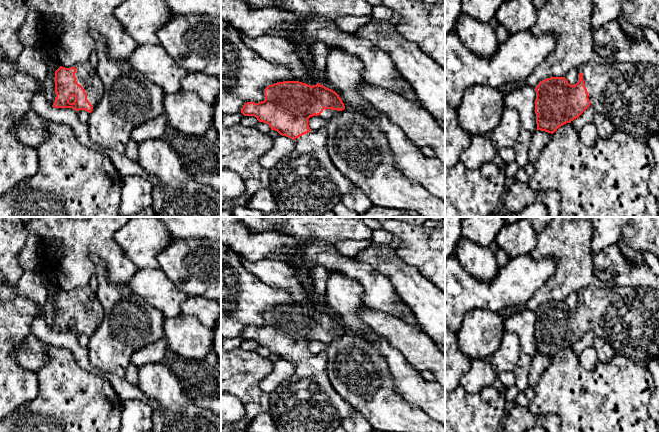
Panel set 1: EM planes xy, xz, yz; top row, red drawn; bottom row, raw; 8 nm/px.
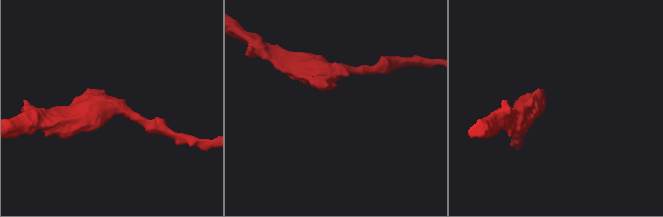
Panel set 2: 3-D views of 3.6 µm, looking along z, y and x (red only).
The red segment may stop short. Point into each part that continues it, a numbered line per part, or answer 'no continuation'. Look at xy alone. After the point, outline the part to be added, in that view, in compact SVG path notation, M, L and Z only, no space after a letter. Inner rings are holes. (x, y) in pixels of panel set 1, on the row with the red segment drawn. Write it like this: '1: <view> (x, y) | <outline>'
1: xy (86, 75) | M89 61L78 64L75 68L76 81L83 87L87 93L87 100L94 107L100 100L104 90L96 68L92 67Z

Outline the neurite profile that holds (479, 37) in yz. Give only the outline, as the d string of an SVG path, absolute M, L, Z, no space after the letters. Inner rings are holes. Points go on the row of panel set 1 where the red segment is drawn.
M463 12L457 18L455 32L462 43L478 56L490 57L500 45L496 30L490 23L478 21Z

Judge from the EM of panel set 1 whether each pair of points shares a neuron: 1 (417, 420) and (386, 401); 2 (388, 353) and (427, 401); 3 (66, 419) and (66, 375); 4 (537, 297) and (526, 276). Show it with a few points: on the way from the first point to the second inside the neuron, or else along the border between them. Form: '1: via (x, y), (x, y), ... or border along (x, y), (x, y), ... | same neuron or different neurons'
1: via (409, 420), (403, 418), (394, 409) | same neuron
2: via (398, 365), (408, 382), (415, 389) | same neuron
3: via (66, 408), (65, 386) | same neuron
4: border along (551, 275), (523, 306) | different neurons

